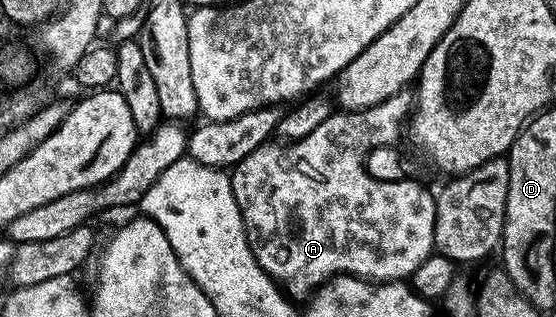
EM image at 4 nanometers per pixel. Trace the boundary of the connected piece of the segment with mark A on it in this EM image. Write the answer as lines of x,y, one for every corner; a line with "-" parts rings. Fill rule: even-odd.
404,90
393,94
393,98
385,98
372,108
366,108
360,112
336,111
328,120
321,122
313,134
309,134
300,140
290,142
268,142
253,154
245,157
241,163
235,165
230,173
233,194
236,196
237,206
244,218
244,225
247,228
249,246
256,256
257,262
271,276
272,280
285,286
288,297
295,296
310,297
320,286
328,280
334,280
336,276
361,276
365,280
372,282
403,282
413,275
417,266
425,262
435,252
435,196
432,193
423,192
419,184
407,184
408,182
392,182
390,179
378,180
375,176
367,173
367,168
363,163
367,160
367,152
374,148
383,148
386,144
391,144
399,136
399,131
404,131
409,117
413,111
413,96
410,91

